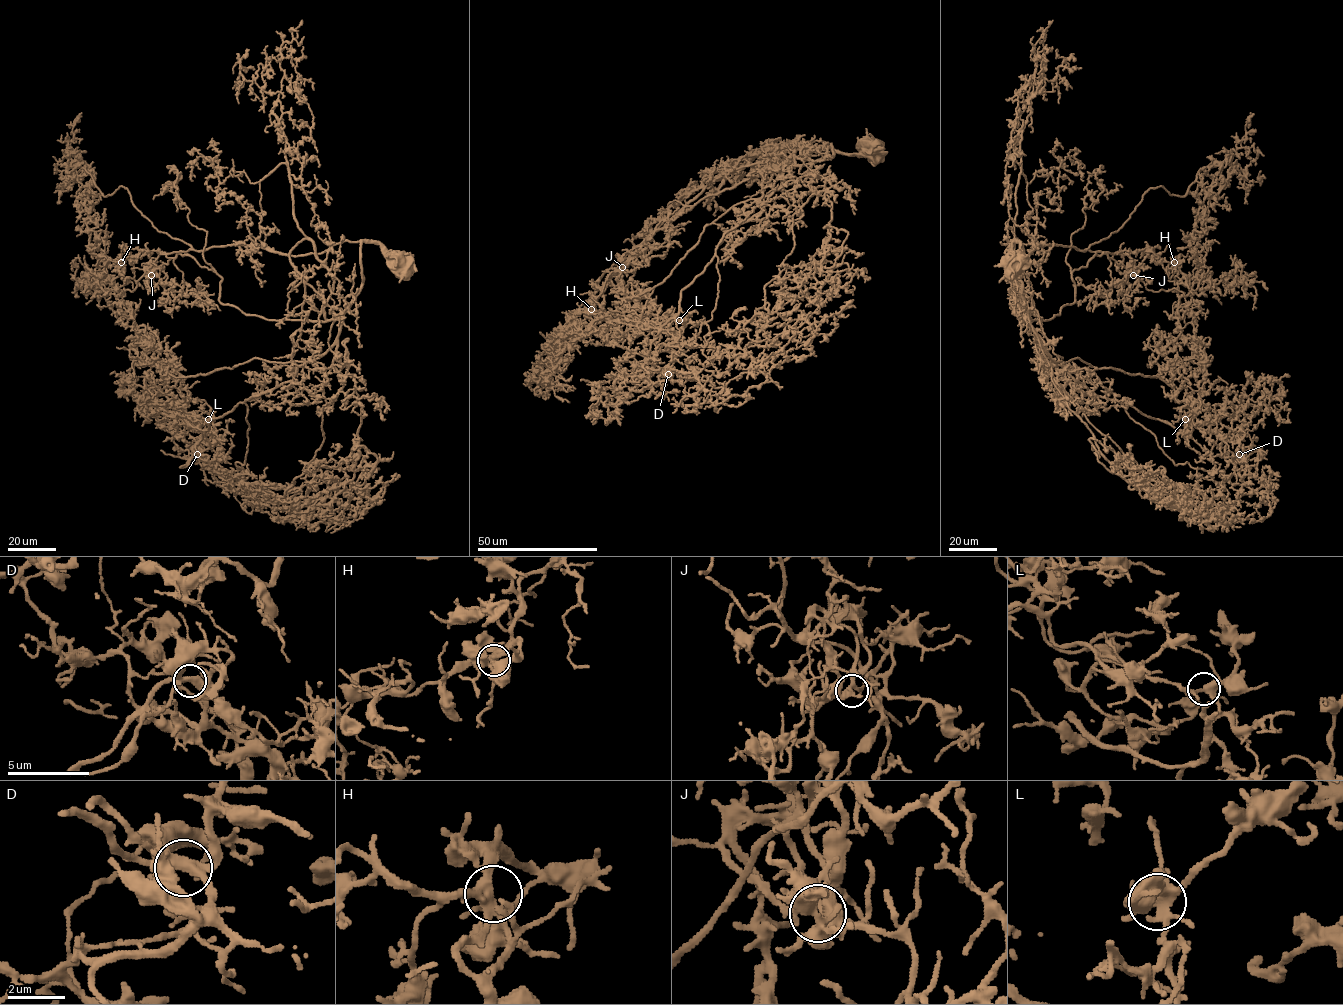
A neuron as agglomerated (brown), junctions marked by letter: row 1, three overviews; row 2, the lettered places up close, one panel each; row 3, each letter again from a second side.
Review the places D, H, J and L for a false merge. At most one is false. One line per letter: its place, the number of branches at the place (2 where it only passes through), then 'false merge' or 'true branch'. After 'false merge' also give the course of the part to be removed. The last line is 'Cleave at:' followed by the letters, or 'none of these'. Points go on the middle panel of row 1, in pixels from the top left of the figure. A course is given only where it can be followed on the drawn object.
D: (668, 374) | 5 | true branch
H: (591, 309) | 5 | true branch
J: (622, 267) | 5 | true branch
L: (679, 320) | 5 | true branch
Cleave at: none of these

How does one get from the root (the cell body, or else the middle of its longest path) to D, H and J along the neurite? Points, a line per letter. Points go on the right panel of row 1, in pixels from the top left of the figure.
D: (1011, 262), (1019, 242), (1011, 268), (1055, 363), (1096, 395), (1182, 429), (1212, 460), (1239, 454)
H: (1011, 262), (1019, 253), (1011, 241), (1022, 256), (1061, 245), (1146, 250), (1155, 263), (1174, 262)
J: (1011, 262), (1019, 253), (1019, 242), (1011, 241), (1022, 256), (1038, 245), (1061, 245), (1105, 253), (1133, 275)

